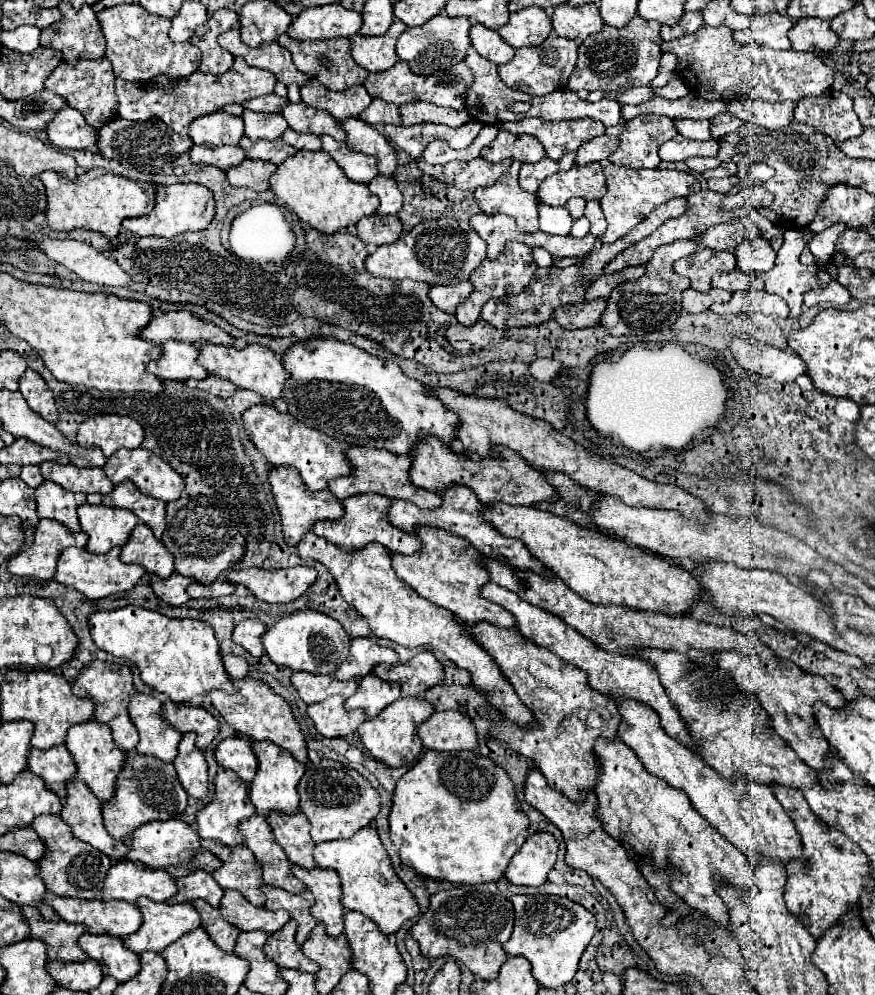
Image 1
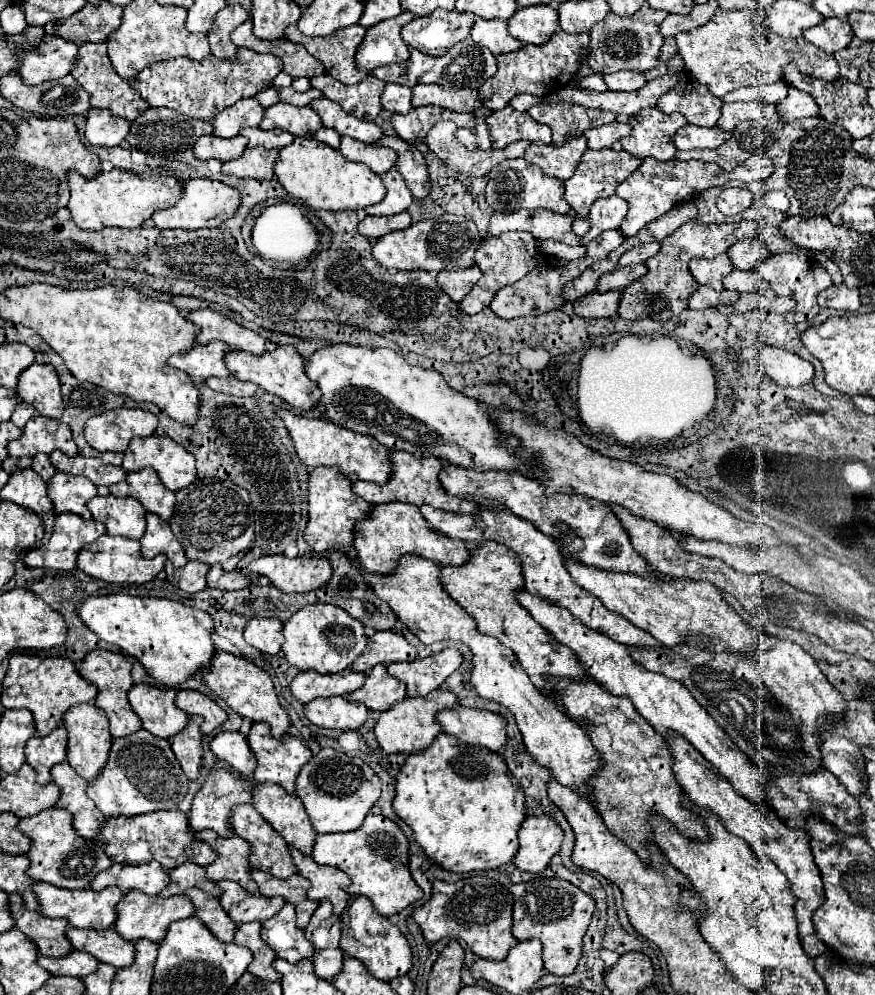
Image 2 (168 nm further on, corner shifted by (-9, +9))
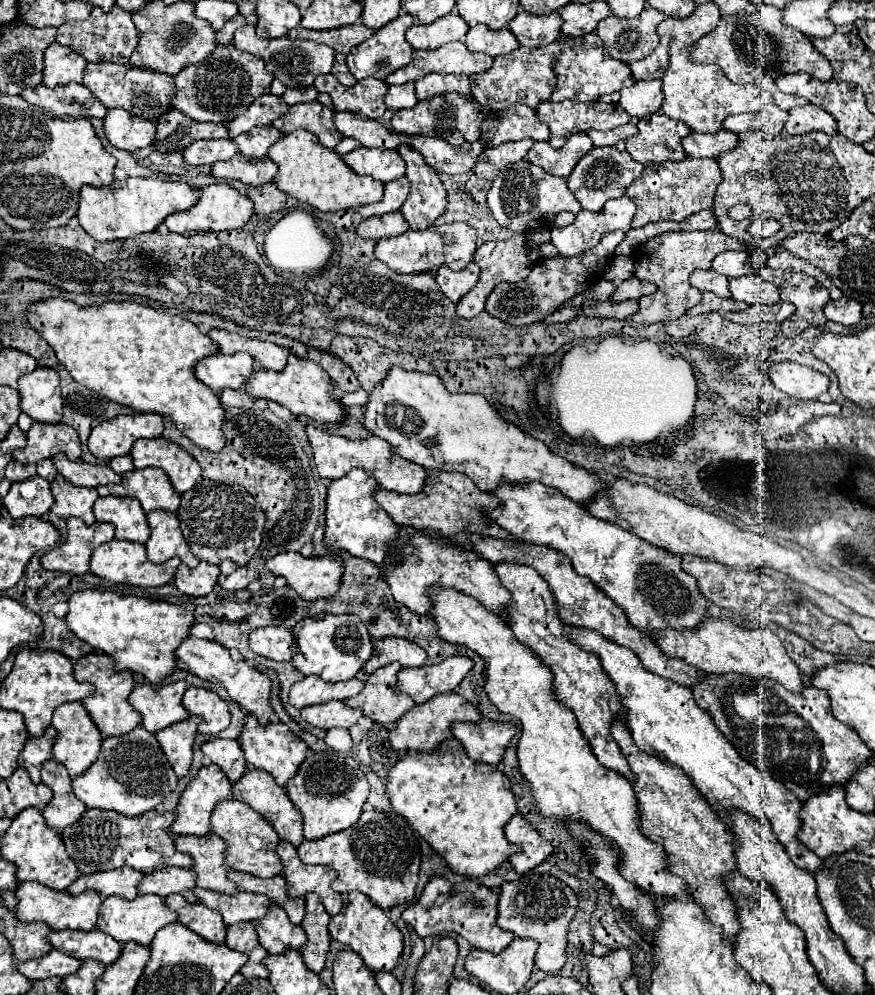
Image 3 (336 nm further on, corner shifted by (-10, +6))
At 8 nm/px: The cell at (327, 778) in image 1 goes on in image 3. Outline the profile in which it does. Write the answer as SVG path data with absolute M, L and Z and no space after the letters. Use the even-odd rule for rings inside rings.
M308 751L300 771L286 785L286 795L302 813L304 839L320 839L354 825L362 813L362 805L370 793L370 785L352 757L328 751Z

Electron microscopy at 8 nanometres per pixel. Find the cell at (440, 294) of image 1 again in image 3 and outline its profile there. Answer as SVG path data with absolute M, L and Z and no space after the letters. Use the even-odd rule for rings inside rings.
M472 261L460 271L452 271L448 267L440 267L436 273L436 283L440 285L442 293L448 295L450 301L458 303L478 281L478 265Z

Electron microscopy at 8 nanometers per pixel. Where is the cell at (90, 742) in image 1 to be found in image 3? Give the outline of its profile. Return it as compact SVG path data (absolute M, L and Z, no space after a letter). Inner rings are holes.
M64 703L64 705L58 705L54 709L52 727L58 729L58 735L56 735L54 747L52 747L54 759L68 769L70 777L82 775L96 761L98 751L100 751L100 745L102 745L102 735L96 729L96 725L92 723L88 711L84 709L82 703Z

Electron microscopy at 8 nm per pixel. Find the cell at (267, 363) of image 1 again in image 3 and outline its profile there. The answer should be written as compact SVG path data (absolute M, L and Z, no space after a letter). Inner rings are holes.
M292 359L284 371L274 373L260 369L252 375L252 379L244 385L244 391L250 393L256 399L268 399L274 401L286 409L290 409L294 415L306 415L308 419L316 423L340 423L344 419L344 407L336 395L336 385L330 379L330 375L316 365L314 361L306 359Z

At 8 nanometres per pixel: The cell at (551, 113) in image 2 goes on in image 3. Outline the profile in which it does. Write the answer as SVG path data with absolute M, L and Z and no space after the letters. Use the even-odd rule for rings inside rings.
M542 103L536 109L536 117L550 127L550 145L560 147L566 143L568 135L588 131L588 129L612 129L630 121L630 115L620 109L620 105L608 103Z

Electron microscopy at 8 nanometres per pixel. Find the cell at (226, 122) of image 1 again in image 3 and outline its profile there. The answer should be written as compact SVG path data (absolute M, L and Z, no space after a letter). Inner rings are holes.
M272 93L260 97L260 101L254 101L248 111L244 111L240 117L236 117L230 125L230 137L236 137L240 133L250 131L252 127L262 127L262 125L270 125L274 119L282 117L284 113L288 113L288 105L284 103L282 97L276 97Z

